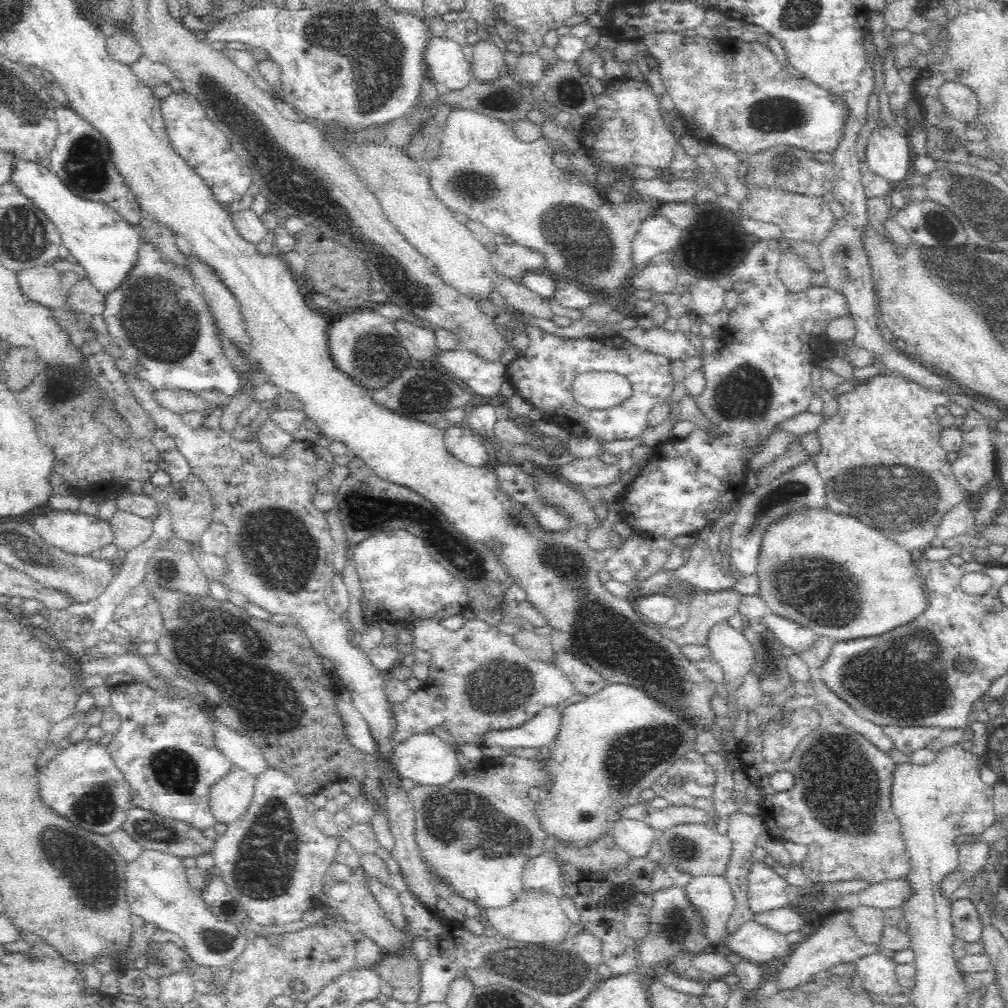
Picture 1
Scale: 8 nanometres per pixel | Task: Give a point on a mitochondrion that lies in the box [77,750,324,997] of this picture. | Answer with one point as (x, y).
(264, 870)

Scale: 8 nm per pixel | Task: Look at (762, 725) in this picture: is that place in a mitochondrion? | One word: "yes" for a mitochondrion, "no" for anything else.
no

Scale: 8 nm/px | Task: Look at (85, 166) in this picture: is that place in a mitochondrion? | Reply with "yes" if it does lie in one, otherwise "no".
yes

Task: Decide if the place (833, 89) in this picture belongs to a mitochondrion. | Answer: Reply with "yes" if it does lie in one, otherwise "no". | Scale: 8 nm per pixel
no

